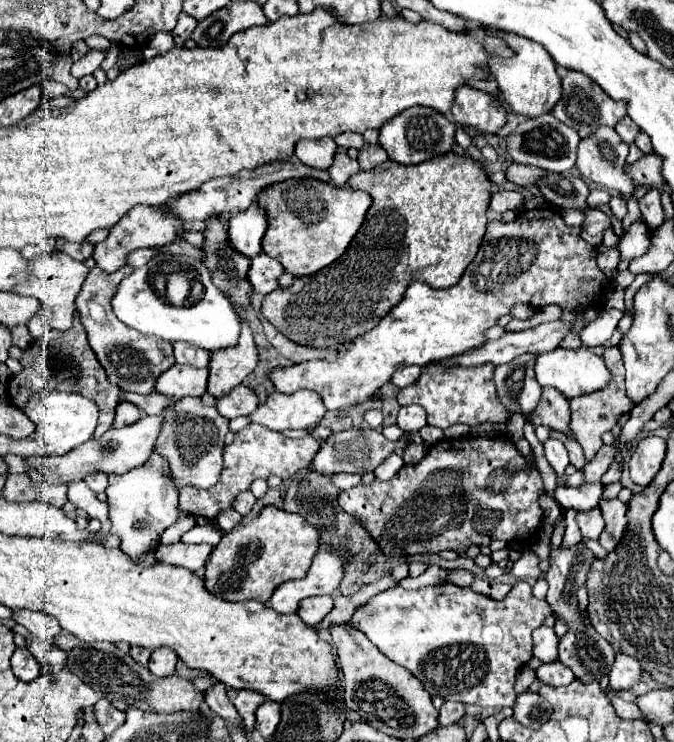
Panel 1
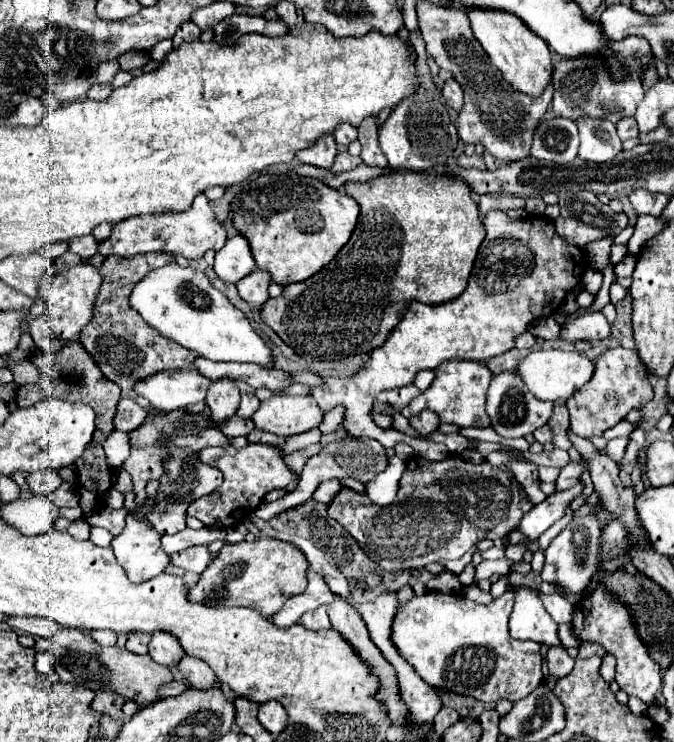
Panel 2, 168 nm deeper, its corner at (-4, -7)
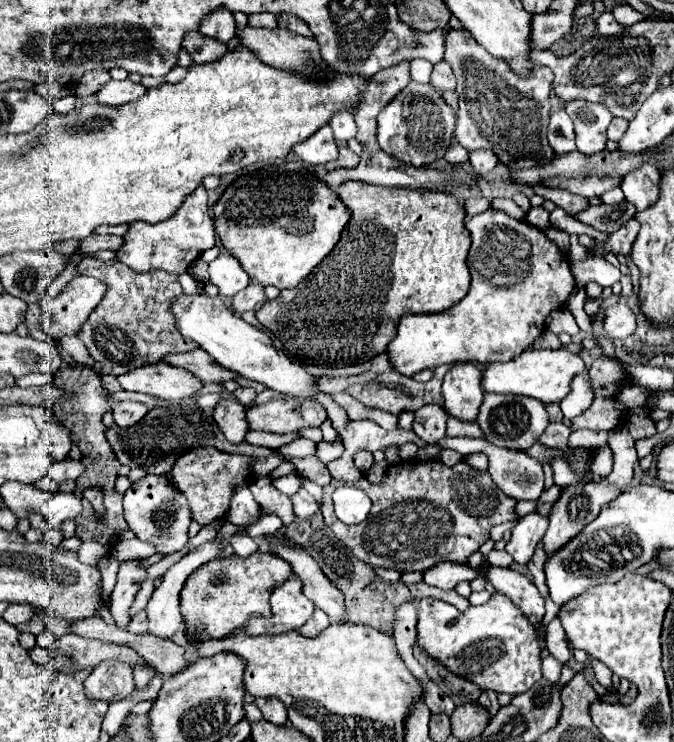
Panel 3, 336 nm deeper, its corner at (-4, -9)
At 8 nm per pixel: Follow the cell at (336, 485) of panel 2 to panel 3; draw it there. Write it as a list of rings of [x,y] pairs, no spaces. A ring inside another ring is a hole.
[[[300,488],[294,496],[290,496],[290,500],[292,500],[292,506],[294,506],[294,514],[298,518],[310,518],[318,510],[316,500],[304,488]]]

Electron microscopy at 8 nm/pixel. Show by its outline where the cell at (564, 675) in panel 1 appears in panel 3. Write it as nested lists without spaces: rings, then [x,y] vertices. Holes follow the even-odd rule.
[[[556,616],[556,618],[548,624],[548,628],[546,628],[546,646],[548,646],[550,654],[552,654],[556,660],[560,660],[562,664],[568,662],[568,660],[574,656],[574,650],[572,650],[570,644],[568,644],[566,632],[564,632],[558,616]]]

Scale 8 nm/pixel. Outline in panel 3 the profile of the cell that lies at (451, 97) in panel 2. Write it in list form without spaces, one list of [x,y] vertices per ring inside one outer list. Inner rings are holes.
[[[440,60],[434,70],[432,70],[432,76],[430,76],[430,84],[438,90],[454,90],[456,88],[456,78],[452,74],[452,68],[448,62]]]

